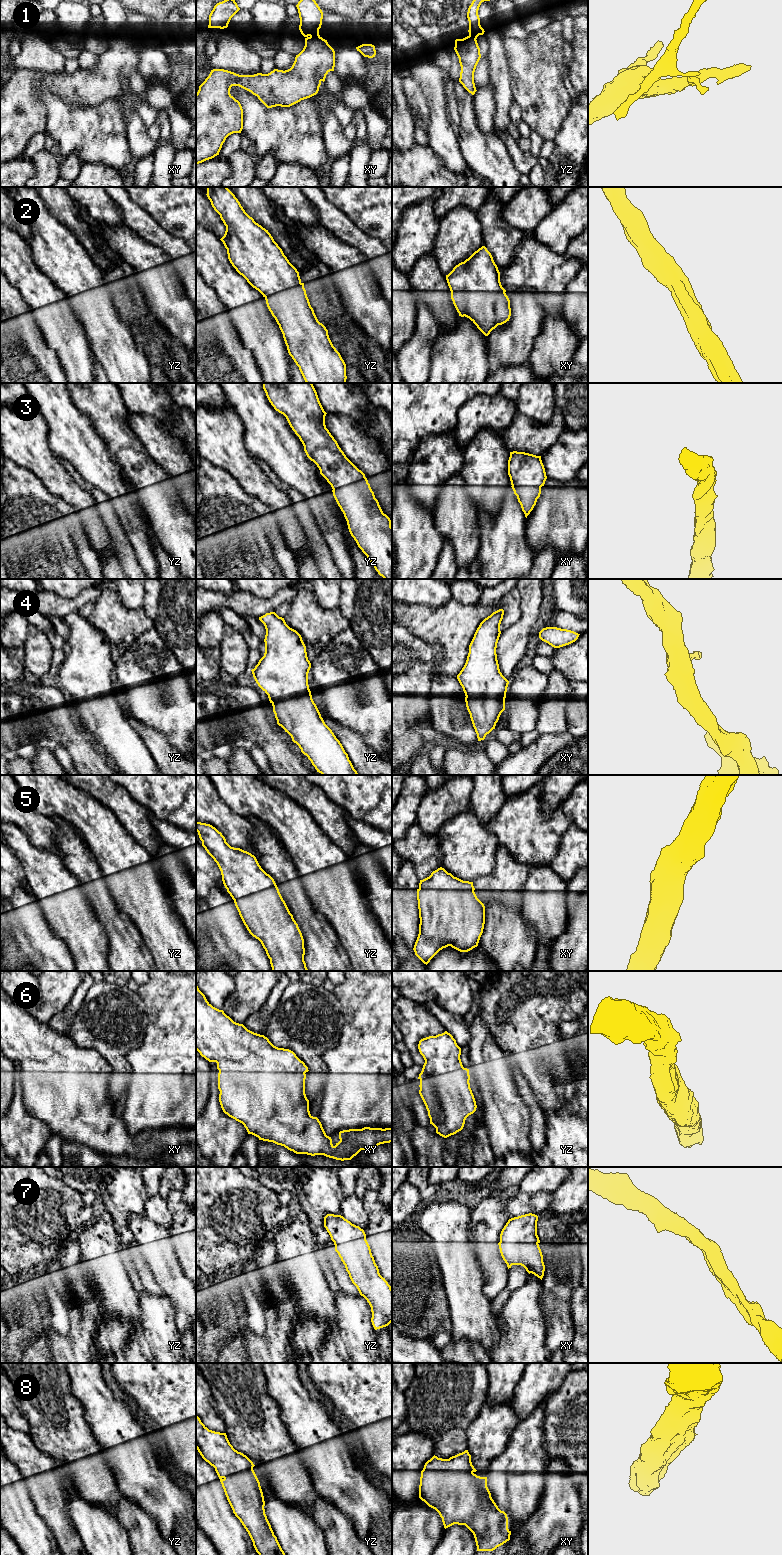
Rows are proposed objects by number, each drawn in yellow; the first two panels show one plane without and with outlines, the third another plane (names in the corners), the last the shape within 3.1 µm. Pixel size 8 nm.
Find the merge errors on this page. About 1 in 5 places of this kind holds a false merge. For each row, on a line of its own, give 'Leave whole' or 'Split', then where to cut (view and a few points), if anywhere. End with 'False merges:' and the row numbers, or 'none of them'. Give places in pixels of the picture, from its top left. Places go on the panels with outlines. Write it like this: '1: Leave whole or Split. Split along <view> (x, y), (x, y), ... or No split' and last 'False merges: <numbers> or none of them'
1: Split. Split along xy (310, 35), (319, 37)
2: Leave whole. No split
3: Leave whole. No split
4: Leave whole. No split
5: Leave whole. No split
6: Leave whole. No split
7: Leave whole. No split
8: Leave whole. No split
False merges: 1

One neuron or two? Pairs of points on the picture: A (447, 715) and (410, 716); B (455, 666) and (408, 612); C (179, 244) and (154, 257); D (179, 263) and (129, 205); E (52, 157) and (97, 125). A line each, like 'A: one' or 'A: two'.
A: two
B: one
C: two
D: one
E: two

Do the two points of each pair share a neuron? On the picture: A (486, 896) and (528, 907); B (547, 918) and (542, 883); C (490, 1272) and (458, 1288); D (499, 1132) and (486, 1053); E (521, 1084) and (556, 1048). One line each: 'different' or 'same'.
A: different
B: same
C: different
D: same
E: different

